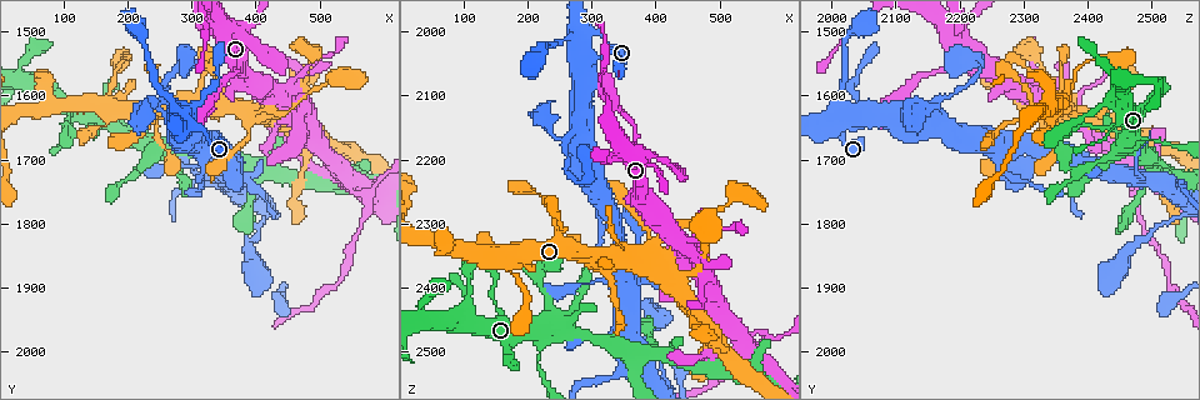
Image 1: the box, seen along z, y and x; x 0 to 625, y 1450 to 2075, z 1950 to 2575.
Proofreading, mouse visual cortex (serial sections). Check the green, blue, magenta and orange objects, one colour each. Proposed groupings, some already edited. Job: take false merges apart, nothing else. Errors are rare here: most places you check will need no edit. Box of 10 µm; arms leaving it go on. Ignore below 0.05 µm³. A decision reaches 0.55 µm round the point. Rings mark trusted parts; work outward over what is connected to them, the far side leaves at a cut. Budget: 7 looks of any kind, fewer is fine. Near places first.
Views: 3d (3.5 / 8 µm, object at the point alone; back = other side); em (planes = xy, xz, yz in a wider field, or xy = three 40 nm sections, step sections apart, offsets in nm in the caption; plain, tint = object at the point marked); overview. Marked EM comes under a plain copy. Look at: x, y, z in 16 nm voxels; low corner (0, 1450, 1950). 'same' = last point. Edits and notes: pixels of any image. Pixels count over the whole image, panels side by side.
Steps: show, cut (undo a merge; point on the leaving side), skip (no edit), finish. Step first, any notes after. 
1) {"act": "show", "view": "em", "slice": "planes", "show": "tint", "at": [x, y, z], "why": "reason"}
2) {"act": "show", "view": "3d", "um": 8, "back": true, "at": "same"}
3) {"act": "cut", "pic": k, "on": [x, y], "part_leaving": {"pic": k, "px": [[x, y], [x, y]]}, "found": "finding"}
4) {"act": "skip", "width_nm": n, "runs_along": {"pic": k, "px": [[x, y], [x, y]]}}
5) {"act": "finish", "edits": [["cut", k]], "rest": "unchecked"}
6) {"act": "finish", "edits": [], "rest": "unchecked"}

{"act": "show", "view": "3d", "um": 8, "at": [280, 1645, 2170], "why": "sharp bend"}

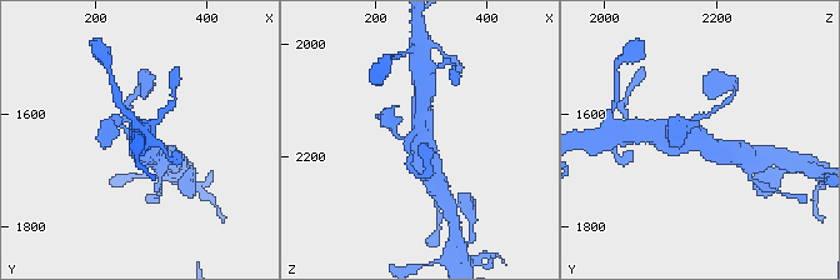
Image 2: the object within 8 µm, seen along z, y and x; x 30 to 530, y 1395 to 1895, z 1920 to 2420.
{"act": "show", "view": "em", "slice": "xy", "step": 2, "show": "tint", "at": "same", "arms": 4, "arm_widths_nm": [150, 200, 600, 600], "why": "need the tissue"}

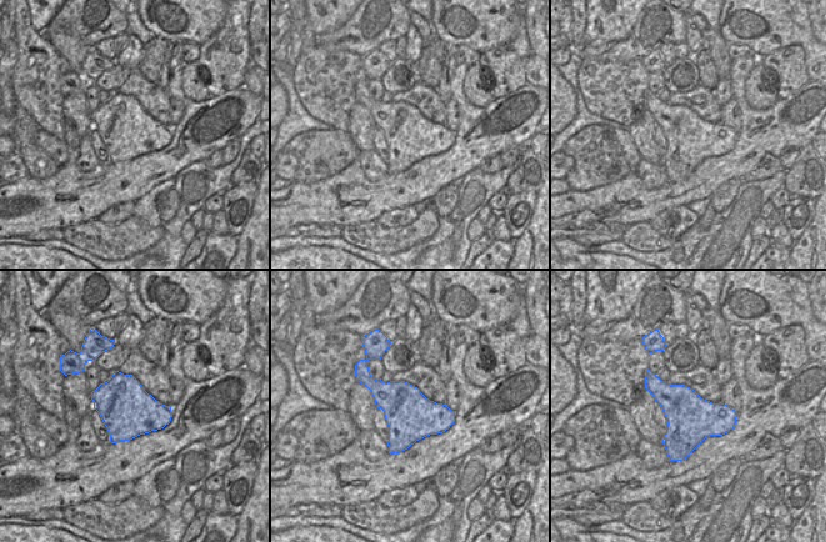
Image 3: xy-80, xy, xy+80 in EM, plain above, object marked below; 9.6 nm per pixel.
{"act": "skip", "runs_along": {"pic": 2, "px": [[653, 134], [695, 139], [719, 153]]}, "found": "continuous, no second cell"}

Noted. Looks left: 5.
{"act": "show", "view": "3d", "um": 8, "at": [230, 1675, 2460], "why": "looks like a crossing"}

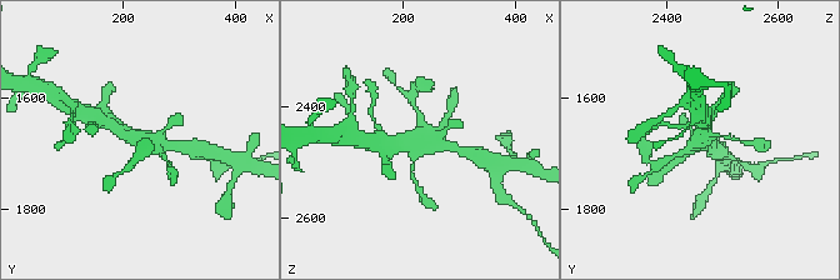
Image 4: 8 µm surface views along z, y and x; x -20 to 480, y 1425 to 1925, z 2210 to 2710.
{"act": "show", "view": "em", "slice": "xy", "step": 5, "show": "tint", "at": "same", "why": "now the EM"}

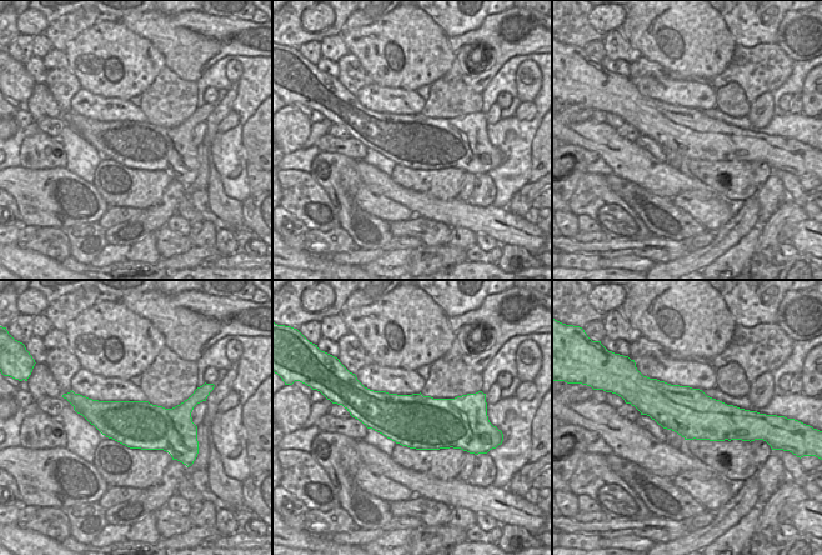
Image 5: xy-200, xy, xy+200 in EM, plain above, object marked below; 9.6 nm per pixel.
{"act": "skip", "width_nm": 500, "runs_along": {"pic": 4, "px": [[109, 124], [134, 139], [176, 145]]}, "found": "continuous, no second cell"}

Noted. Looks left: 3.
{"act": "show", "view": "3d", "um": 3.5, "at": [535, 1725, 2485], "why": "sudden change in width"}

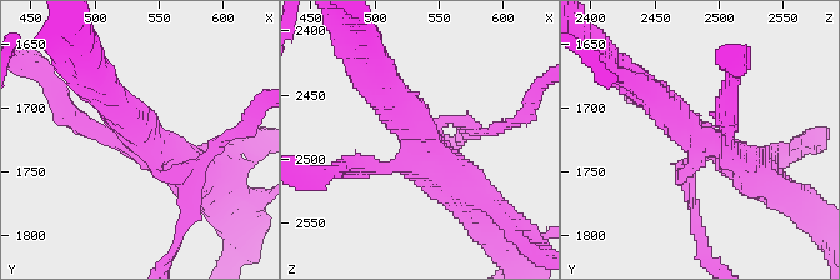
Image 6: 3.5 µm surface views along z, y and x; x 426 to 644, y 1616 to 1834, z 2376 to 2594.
{"act": "show", "view": "em", "slice": "xy", "step": 5, "show": "tint", "at": [540, 1726, 2486], "arms": 4, "arm_widths_nm": [150, 200, 400, 450]}

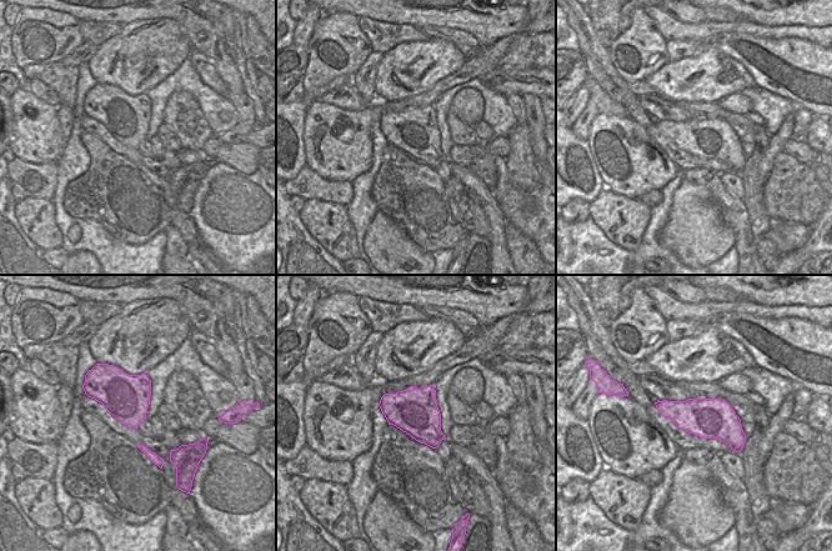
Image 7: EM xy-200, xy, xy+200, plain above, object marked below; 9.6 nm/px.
{"act": "cut", "pic": 6, "on": [181, 223], "part_leaving": {"pic": 6, "px": [[681, 185], [714, 261]]}, "found": "a second cell is stuck on"}

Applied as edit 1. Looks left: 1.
{"act": "finish", "edits": [["cut", 6]], "rest": "unchecked"}

